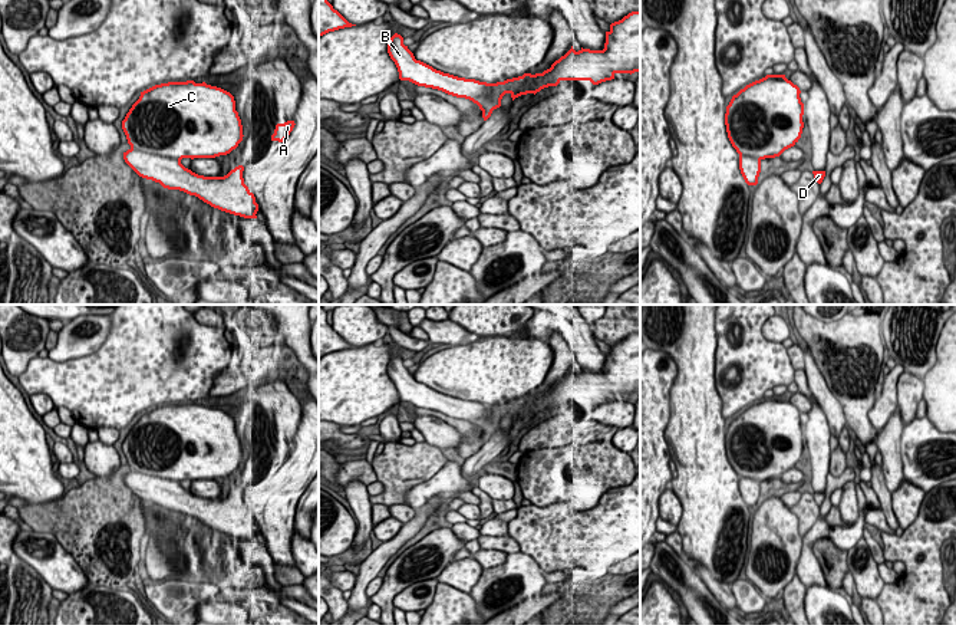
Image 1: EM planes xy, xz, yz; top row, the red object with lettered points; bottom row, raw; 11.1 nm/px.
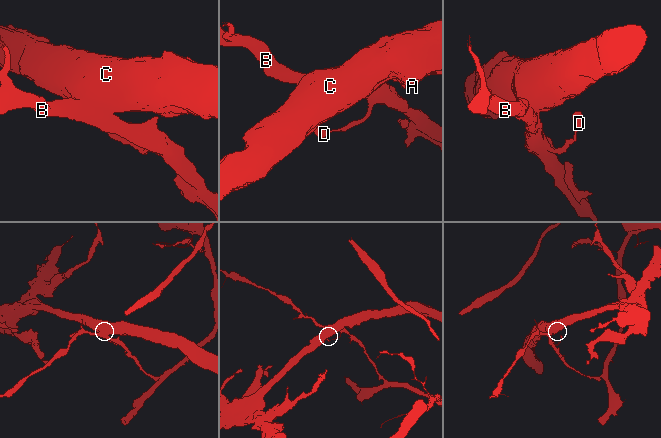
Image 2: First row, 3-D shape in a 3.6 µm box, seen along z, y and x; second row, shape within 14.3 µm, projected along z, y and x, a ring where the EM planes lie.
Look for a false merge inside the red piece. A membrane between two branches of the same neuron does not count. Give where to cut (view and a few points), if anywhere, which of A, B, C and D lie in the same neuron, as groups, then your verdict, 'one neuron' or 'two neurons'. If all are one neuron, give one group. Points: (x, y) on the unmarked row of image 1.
cut in xy along (131, 469), (180, 482); A C / B D; two neurons

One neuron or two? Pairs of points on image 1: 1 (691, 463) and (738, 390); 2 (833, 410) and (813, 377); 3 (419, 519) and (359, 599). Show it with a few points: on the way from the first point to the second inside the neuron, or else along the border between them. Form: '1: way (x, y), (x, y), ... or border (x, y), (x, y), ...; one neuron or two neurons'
1: border (714, 381), (721, 400), (721, 415), (725, 420); two neurons
2: way (827, 401), (817, 385); one neuron
3: way (399, 539), (369, 568), (363, 579); one neuron

